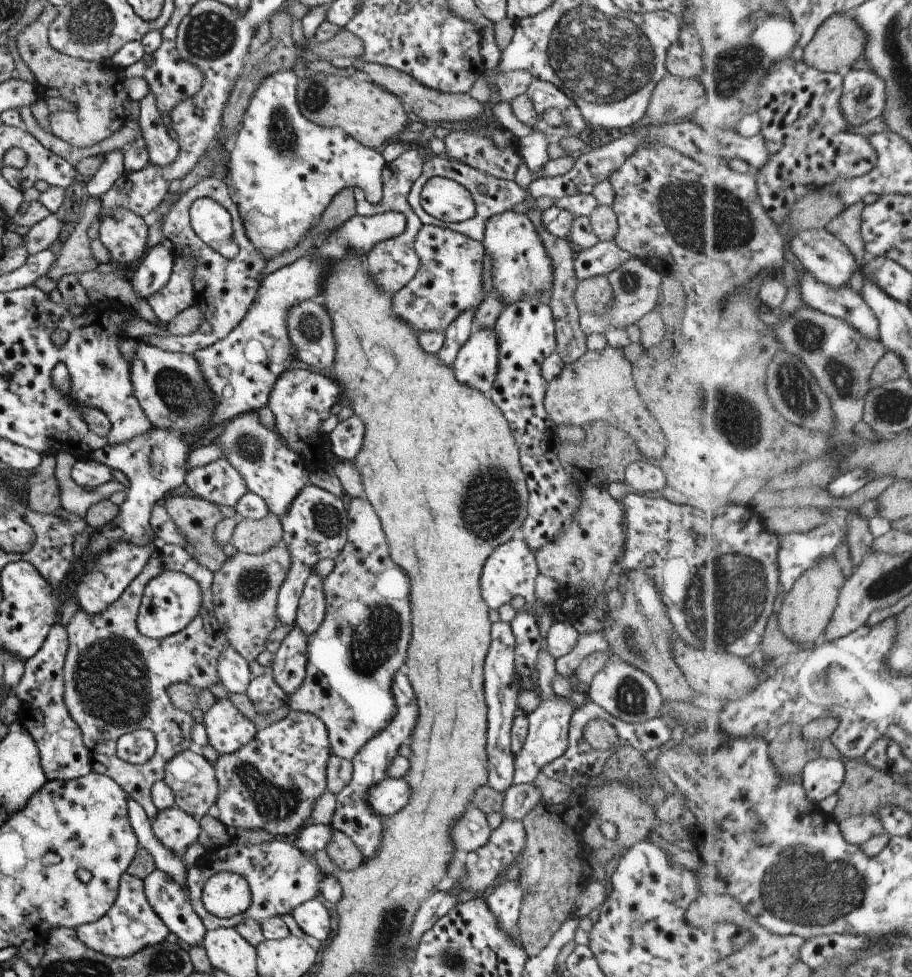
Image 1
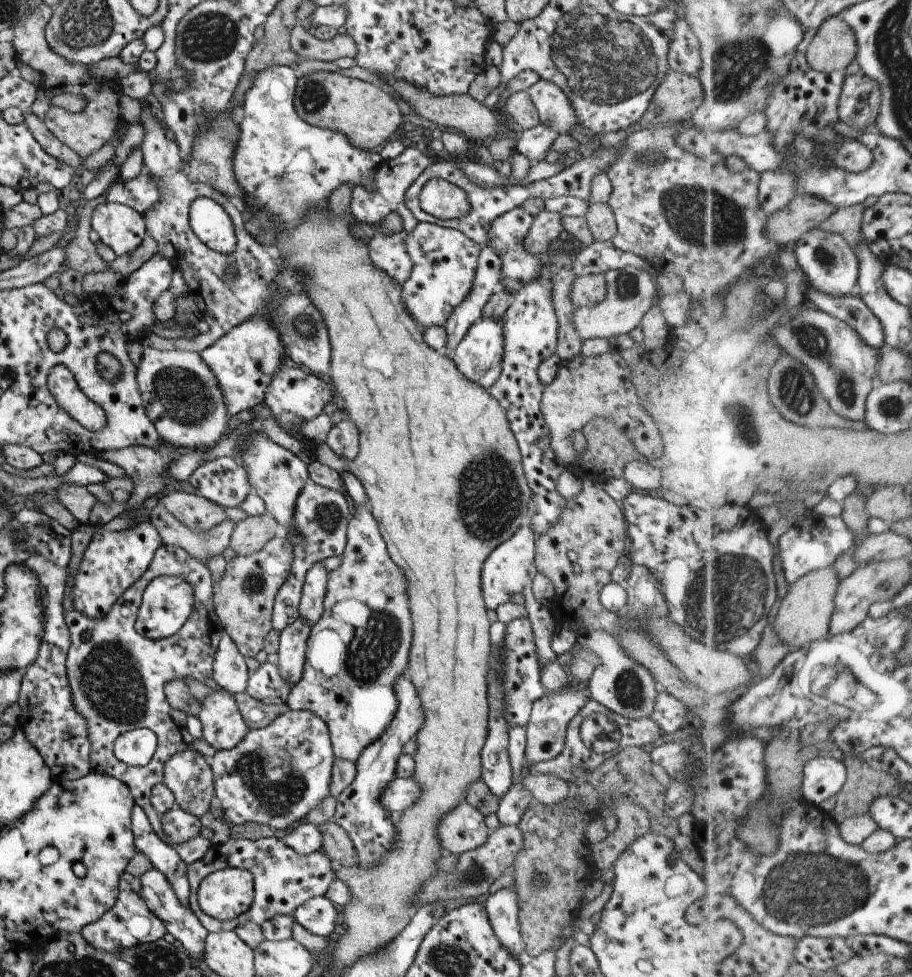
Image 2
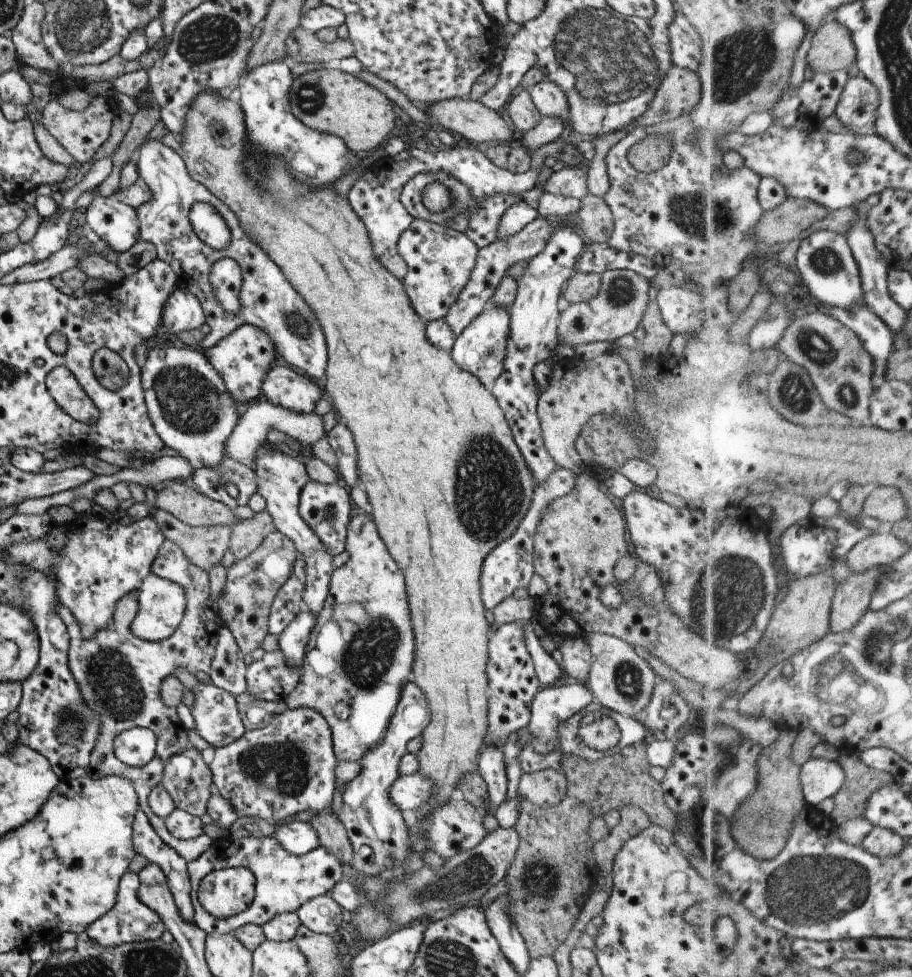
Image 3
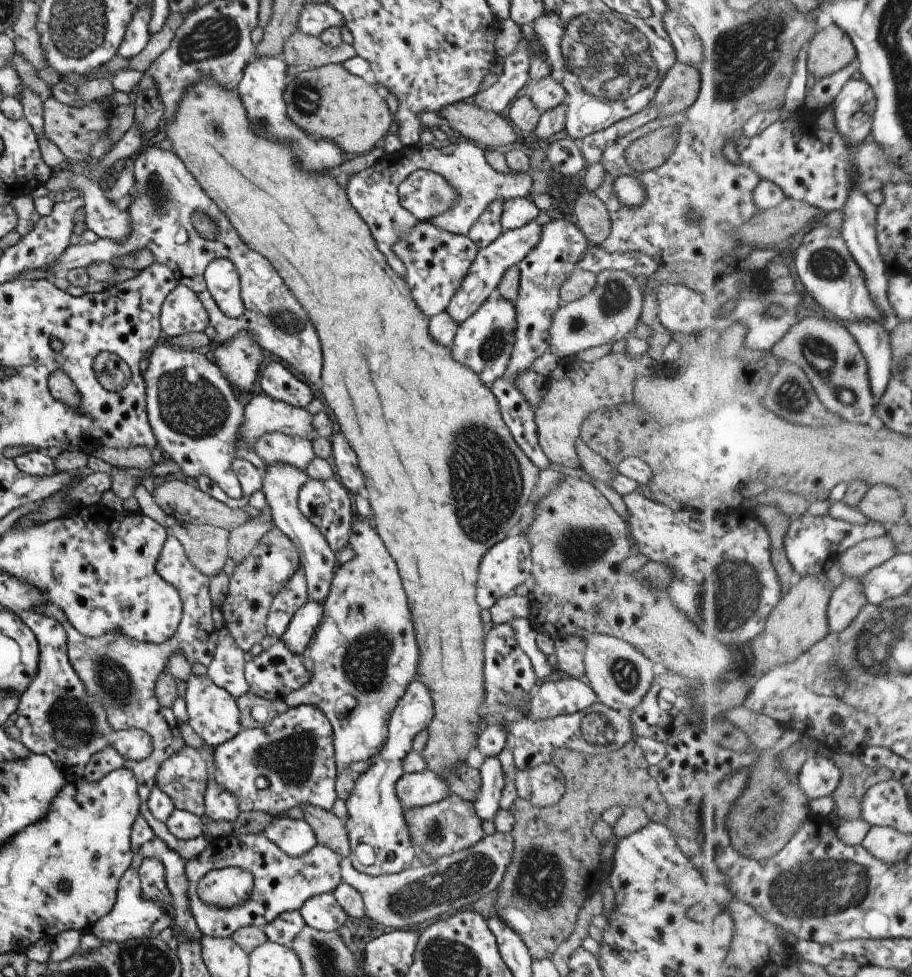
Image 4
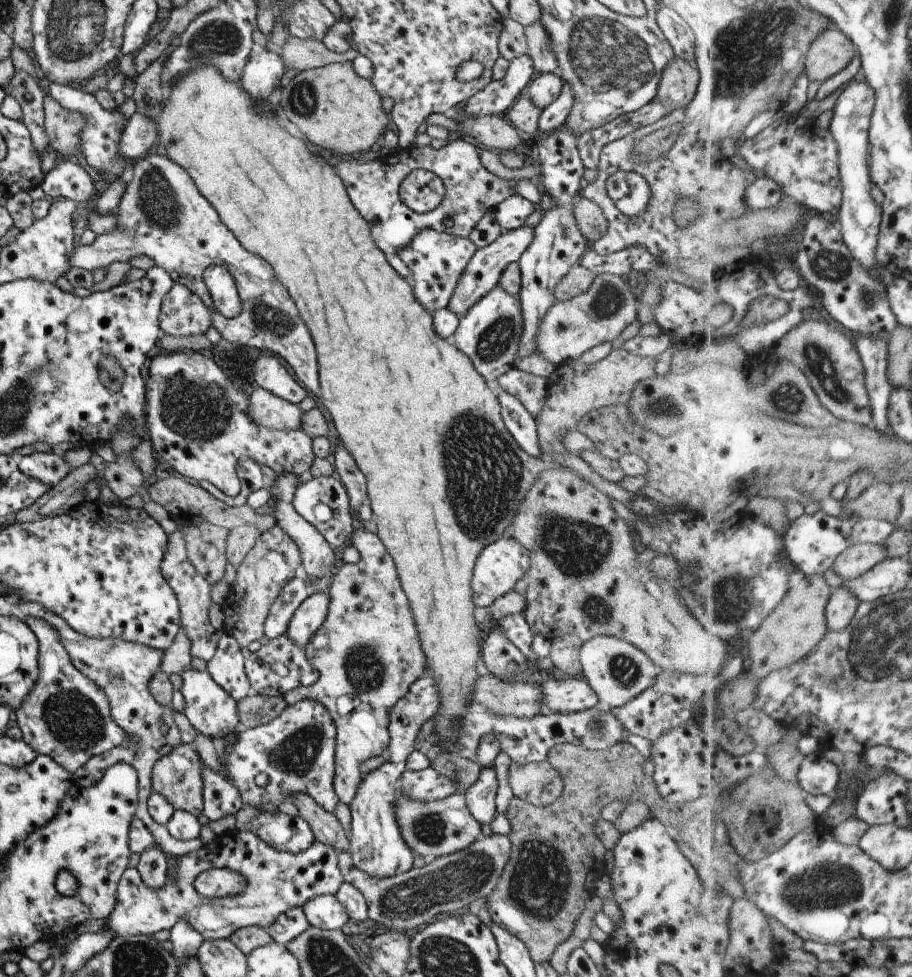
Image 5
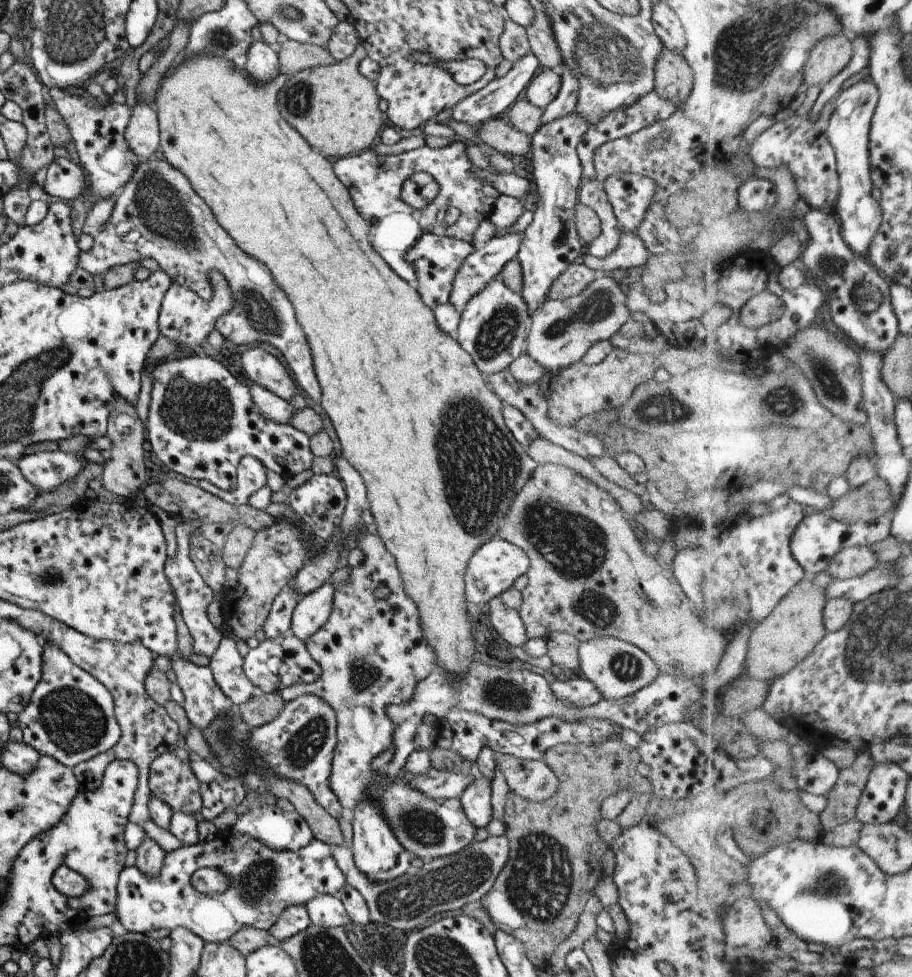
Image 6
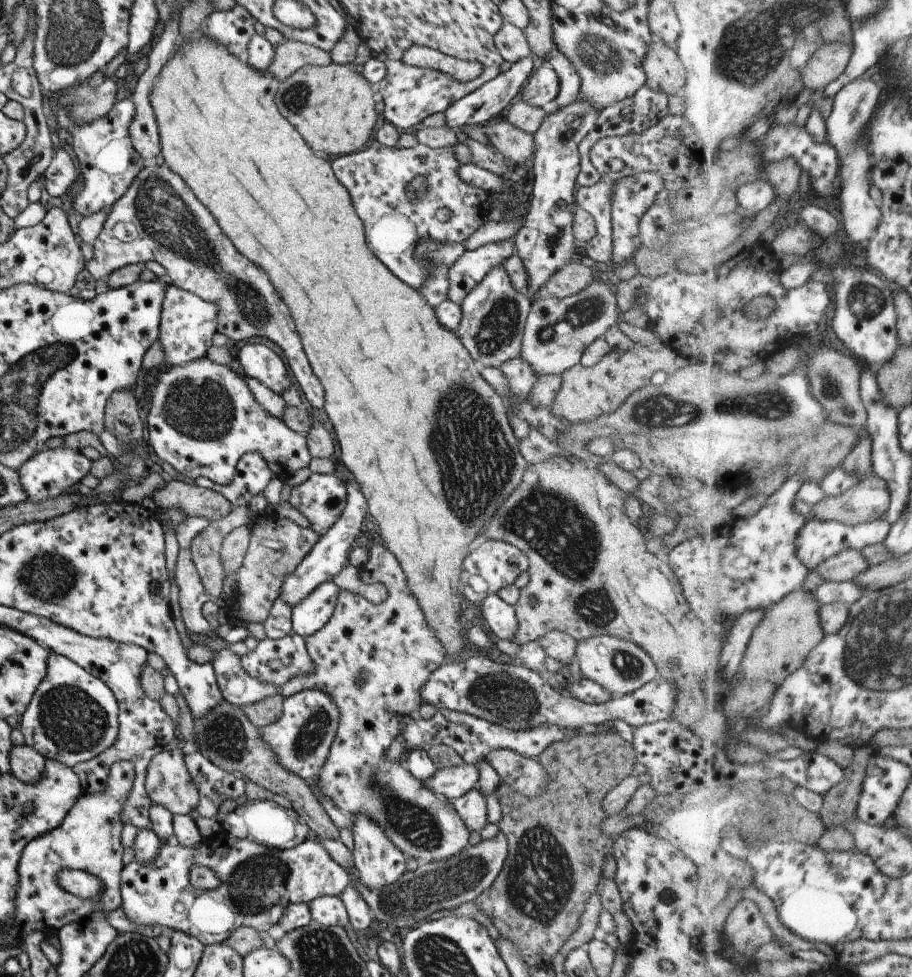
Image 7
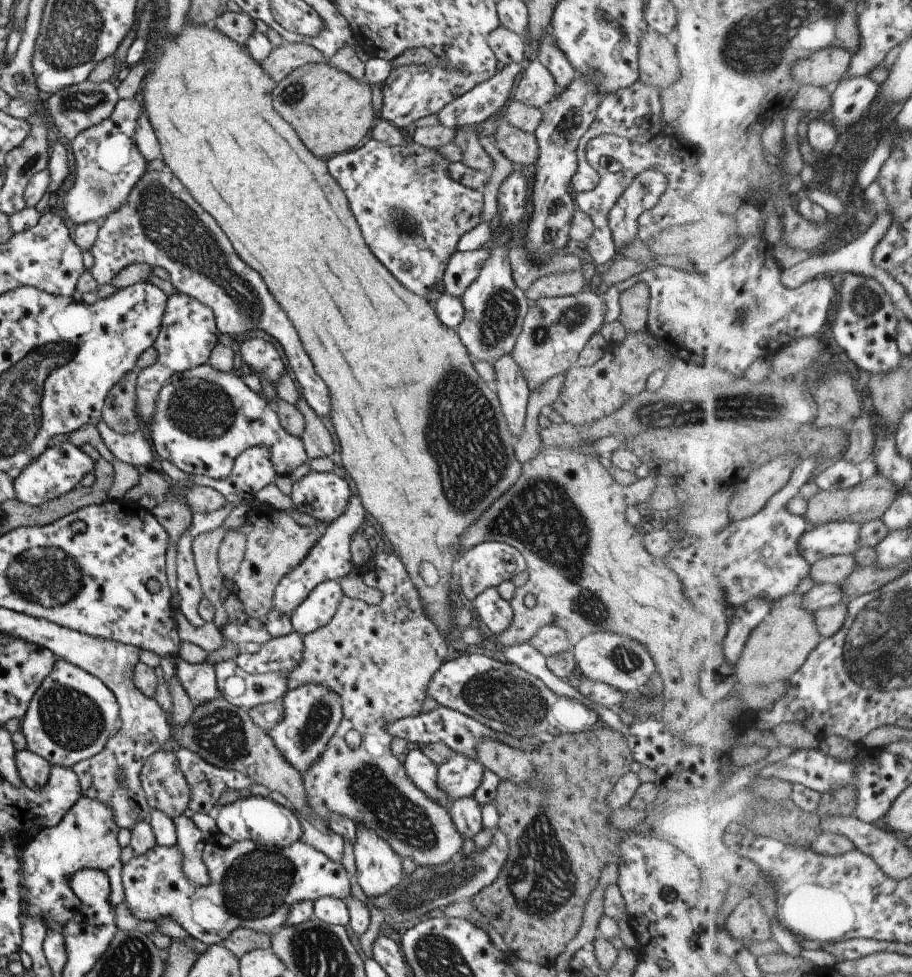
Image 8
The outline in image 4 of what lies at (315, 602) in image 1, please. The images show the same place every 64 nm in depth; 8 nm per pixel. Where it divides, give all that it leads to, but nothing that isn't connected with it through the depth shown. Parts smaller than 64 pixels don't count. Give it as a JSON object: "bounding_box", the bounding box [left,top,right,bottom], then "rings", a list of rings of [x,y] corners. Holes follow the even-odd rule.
{"bounding_box":[261,463,337,605],"rings":[[[276,463],[265,465],[266,470],[261,472],[262,488],[265,501],[271,513],[272,524],[282,534],[285,534],[297,550],[300,568],[306,579],[306,592],[308,600],[316,601],[320,605],[327,597],[332,573],[337,566],[337,556],[327,545],[325,538],[298,512],[296,499],[298,491],[306,482],[307,476],[303,471],[297,471],[293,466]]]}

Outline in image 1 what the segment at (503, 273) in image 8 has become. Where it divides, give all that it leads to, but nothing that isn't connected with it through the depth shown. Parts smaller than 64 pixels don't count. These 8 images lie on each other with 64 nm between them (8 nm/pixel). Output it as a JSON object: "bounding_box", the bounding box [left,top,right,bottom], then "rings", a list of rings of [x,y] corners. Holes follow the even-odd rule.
{"bounding_box":[451,328,499,395],"rings":[[[474,328],[451,364],[457,382],[486,395],[497,372],[497,350],[499,345],[492,330]]]}

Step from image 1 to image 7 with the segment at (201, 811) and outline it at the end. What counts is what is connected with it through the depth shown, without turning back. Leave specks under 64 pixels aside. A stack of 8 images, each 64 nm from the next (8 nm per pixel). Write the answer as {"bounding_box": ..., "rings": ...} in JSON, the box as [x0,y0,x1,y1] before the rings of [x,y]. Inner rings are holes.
{"bounding_box":[144,746,197,815],"rings":[[[179,746],[158,752],[145,768],[144,788],[150,804],[159,804],[172,815],[187,815],[197,808],[197,788],[185,768],[183,755]]]}

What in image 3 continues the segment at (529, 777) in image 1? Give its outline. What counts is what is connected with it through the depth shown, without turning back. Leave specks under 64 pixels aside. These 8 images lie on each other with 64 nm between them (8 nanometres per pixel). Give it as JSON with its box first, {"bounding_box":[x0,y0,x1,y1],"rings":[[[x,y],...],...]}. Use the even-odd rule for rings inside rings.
{"bounding_box":[526,682,592,755],"rings":[[[566,682],[542,687],[530,701],[530,718],[526,725],[530,734],[530,744],[534,750],[542,755],[552,752],[558,742],[556,730],[560,723],[568,717],[583,713],[592,700],[592,693],[582,682]]]}

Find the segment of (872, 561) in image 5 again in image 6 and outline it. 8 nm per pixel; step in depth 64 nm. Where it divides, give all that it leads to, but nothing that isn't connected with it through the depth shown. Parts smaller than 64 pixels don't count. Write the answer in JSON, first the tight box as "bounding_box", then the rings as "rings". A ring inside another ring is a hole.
{"bounding_box":[828,546,879,580],"rings":[[[871,546],[845,548],[828,564],[828,572],[833,578],[847,580],[863,576],[879,564],[877,554]]]}

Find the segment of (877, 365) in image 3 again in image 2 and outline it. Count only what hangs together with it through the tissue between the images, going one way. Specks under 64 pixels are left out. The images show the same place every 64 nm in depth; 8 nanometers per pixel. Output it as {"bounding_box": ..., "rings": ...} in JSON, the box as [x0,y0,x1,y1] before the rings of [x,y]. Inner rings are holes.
{"bounding_box":[807,286,887,352],"rings":[[[809,286],[807,288],[807,298],[808,305],[815,306],[823,312],[828,312],[831,316],[837,317],[857,332],[860,332],[862,340],[865,340],[869,346],[877,348],[879,352],[883,352],[887,346],[885,328],[883,328],[881,320],[877,318],[871,307],[865,304],[858,293],[837,298],[837,296],[823,294],[817,288]]]}

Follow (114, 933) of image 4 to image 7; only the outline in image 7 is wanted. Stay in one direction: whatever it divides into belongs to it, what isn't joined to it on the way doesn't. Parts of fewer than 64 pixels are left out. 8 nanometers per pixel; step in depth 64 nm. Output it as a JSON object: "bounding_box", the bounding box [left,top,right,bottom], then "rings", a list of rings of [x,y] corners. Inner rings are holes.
{"bounding_box":[119,830,350,945],"rings":[[[223,830],[202,840],[192,849],[179,844],[160,845],[157,858],[149,864],[132,861],[120,870],[119,894],[123,914],[131,923],[140,926],[162,926],[165,931],[181,931],[197,938],[202,945],[219,944],[236,928],[251,927],[255,931],[266,931],[280,920],[289,903],[309,903],[323,896],[337,896],[350,884],[348,873],[331,860],[328,852],[311,837],[285,850],[254,846],[251,840],[237,839]],[[193,866],[206,866],[213,870],[219,880],[215,890],[197,890],[188,883],[188,872]]]}

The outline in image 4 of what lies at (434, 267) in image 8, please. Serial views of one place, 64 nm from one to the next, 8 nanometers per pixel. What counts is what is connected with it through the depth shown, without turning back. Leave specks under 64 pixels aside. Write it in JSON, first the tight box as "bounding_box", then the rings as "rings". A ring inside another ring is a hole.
{"bounding_box":[344,142,531,279],"rings":[[[469,142],[444,143],[439,150],[431,145],[402,148],[394,155],[385,155],[372,166],[351,174],[344,190],[351,207],[369,228],[376,248],[383,254],[387,265],[401,279],[405,277],[405,266],[394,254],[394,245],[403,239],[418,222],[407,210],[400,206],[399,184],[418,169],[433,172],[444,179],[453,188],[454,200],[442,214],[423,220],[434,228],[455,235],[467,235],[471,225],[481,216],[485,208],[494,201],[507,201],[514,197],[525,197],[531,185],[528,173],[503,174],[494,172],[484,160],[484,152]]]}

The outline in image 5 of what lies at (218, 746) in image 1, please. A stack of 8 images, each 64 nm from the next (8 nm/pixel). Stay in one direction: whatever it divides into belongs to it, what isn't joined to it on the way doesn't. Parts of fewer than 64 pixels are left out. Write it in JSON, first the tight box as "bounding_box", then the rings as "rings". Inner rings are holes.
{"bounding_box":[179,668,239,740],"rings":[[[185,668],[179,674],[181,677],[181,695],[185,699],[183,715],[197,734],[206,737],[208,740],[220,740],[227,733],[235,732],[239,728],[238,715],[236,712],[236,703],[221,689],[218,688],[209,674],[203,670],[198,672]]]}

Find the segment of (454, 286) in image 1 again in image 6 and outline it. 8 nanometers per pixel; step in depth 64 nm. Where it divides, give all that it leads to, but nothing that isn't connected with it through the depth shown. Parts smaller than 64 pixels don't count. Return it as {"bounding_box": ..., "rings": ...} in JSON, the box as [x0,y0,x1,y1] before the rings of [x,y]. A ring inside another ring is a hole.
{"bounding_box":[403,232,475,310],"rings":[[[427,232],[427,234],[421,234],[415,244],[407,252],[403,260],[407,264],[412,265],[415,270],[415,289],[421,302],[433,310],[437,306],[441,306],[448,302],[449,293],[451,292],[451,285],[453,284],[453,277],[455,272],[459,270],[461,262],[471,254],[475,249],[475,246],[471,242],[465,242],[463,240],[457,240],[455,238],[449,238],[449,236],[437,236]]]}

